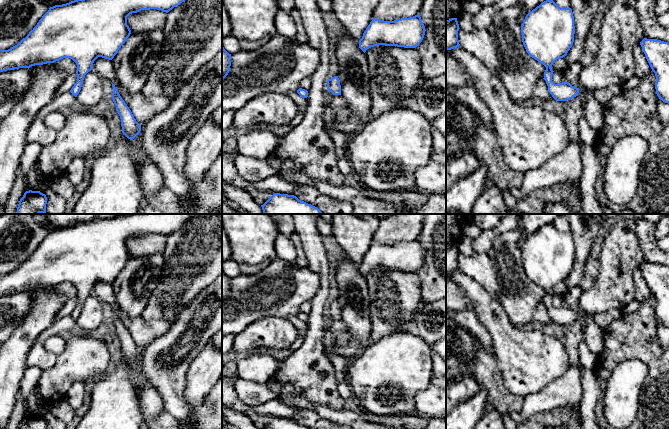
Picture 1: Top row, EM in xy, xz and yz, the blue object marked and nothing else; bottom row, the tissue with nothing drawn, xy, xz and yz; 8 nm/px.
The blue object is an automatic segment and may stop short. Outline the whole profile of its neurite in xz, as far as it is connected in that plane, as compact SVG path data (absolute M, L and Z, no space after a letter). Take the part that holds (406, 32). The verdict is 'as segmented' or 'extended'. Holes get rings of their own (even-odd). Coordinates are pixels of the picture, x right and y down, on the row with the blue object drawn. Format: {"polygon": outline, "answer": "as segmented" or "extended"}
{"polygon": "M419 14L394 21L373 18L359 40L359 48L364 53L379 45L416 48L422 42L425 31Z", "answer": "as segmented"}

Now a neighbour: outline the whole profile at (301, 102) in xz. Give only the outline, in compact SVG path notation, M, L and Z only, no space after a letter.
M292 91L289 92L287 94L292 100L293 102L299 107L300 110L305 110L307 105L308 105L308 101L306 98L301 97L297 91Z

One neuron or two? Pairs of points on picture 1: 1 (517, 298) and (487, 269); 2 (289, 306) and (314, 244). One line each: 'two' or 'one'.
1: one
2: two

